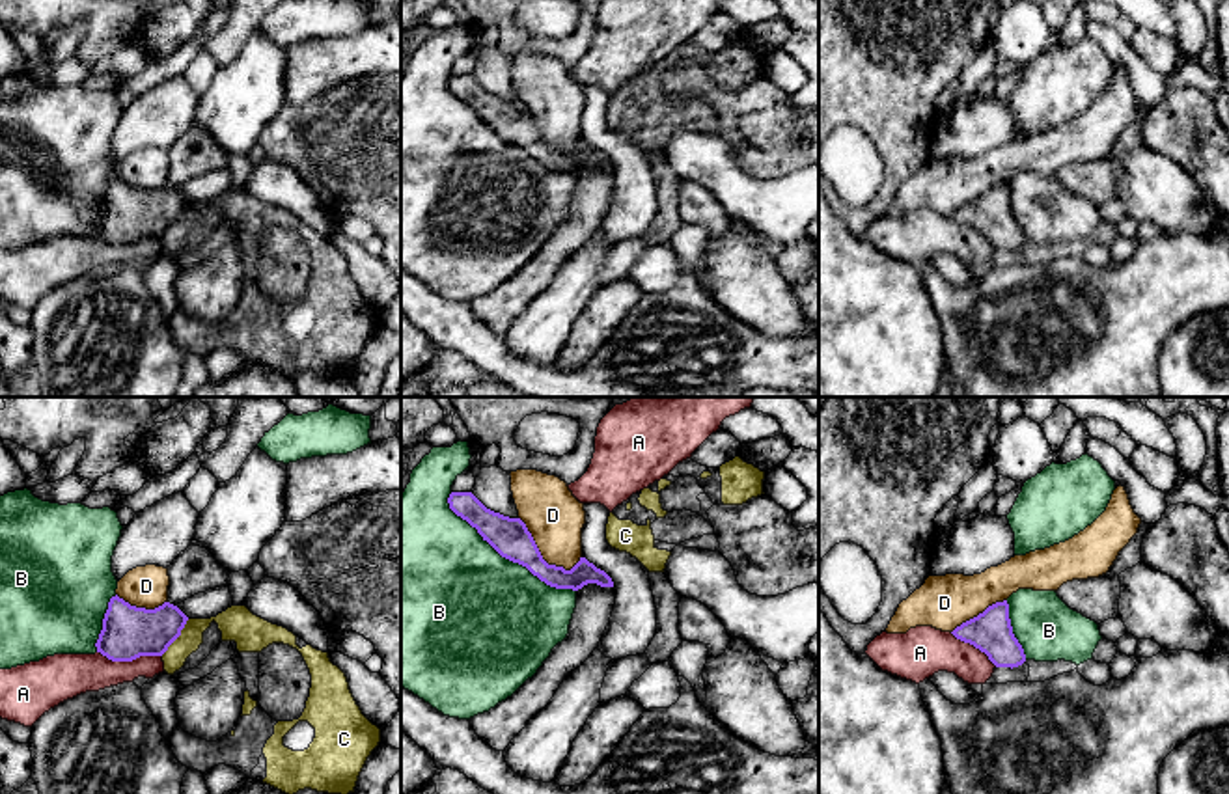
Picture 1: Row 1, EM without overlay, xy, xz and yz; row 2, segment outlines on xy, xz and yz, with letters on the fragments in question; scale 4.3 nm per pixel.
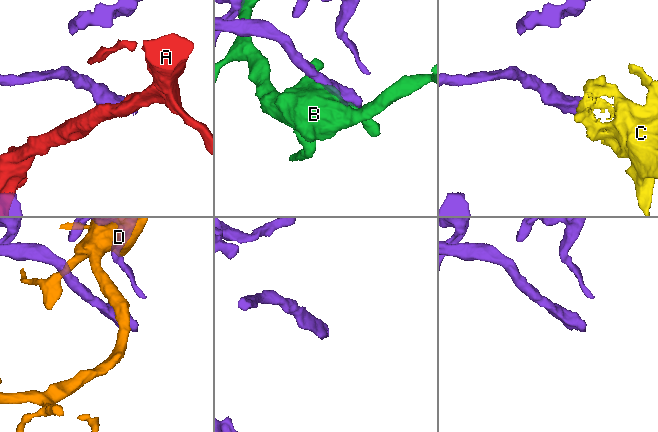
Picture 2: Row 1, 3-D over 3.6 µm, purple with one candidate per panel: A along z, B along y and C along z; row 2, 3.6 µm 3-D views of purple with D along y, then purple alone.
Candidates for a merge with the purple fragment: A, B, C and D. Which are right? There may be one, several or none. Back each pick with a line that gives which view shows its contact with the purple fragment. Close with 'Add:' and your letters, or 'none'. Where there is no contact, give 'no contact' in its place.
C: contact in xy
Add: C

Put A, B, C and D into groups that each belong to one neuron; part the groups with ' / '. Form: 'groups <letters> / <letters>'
groups A / B / C / D

